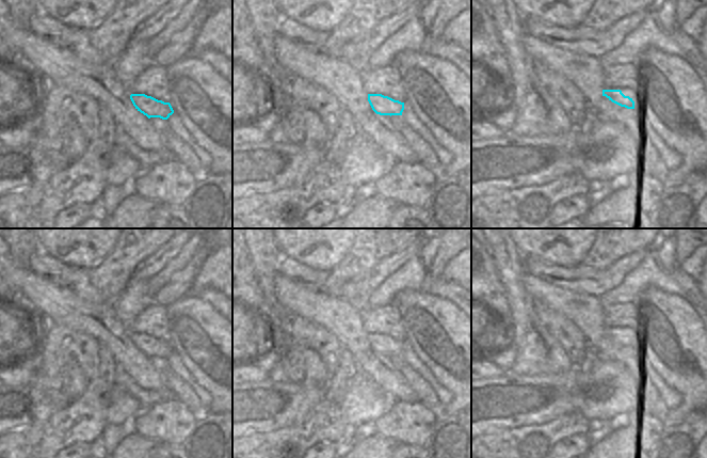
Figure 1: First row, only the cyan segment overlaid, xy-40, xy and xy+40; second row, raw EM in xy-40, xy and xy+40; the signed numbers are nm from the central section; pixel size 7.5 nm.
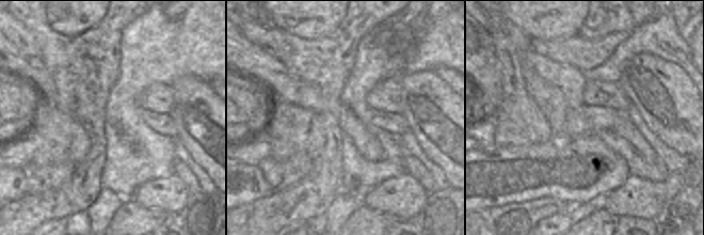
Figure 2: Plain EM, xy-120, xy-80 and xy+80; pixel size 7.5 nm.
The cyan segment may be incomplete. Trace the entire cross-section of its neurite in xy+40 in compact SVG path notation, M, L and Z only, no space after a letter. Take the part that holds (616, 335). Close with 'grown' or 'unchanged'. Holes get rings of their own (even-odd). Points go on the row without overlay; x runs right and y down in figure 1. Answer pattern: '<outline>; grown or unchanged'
M602 329L602 335L589 350L592 358L598 361L616 361L626 364L625 360L634 353L634 341L629 335L625 335L621 329Z; grown

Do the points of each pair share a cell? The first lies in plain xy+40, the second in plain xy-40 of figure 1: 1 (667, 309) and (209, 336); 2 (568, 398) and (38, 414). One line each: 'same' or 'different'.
1: same
2: same

